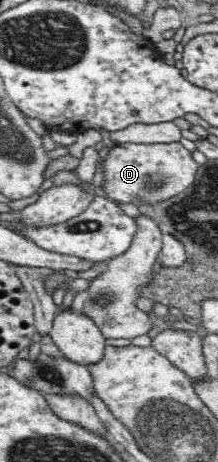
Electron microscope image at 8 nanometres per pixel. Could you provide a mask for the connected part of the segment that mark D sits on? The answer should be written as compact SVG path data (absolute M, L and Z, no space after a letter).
M180 142L172 143L119 143L113 147L103 167L108 198L132 204L137 198L146 202L160 202L179 195L195 182L199 163Z

